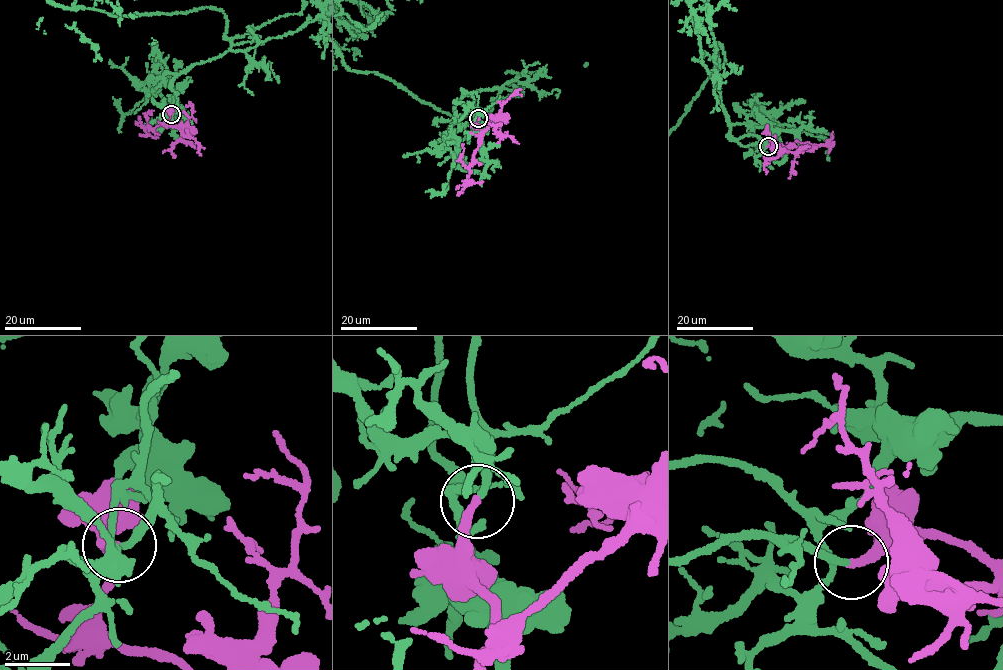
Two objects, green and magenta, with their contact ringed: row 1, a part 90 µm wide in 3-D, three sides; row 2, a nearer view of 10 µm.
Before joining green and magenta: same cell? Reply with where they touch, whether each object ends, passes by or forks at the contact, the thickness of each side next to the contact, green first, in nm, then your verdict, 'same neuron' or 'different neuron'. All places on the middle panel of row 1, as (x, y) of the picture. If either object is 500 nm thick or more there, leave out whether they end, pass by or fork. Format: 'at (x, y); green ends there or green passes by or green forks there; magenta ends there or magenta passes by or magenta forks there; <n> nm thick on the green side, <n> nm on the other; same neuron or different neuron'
at (478, 118); green forks there; magenta ends there; 150 nm thick on the green side, 260 nm on the other; same neuron

